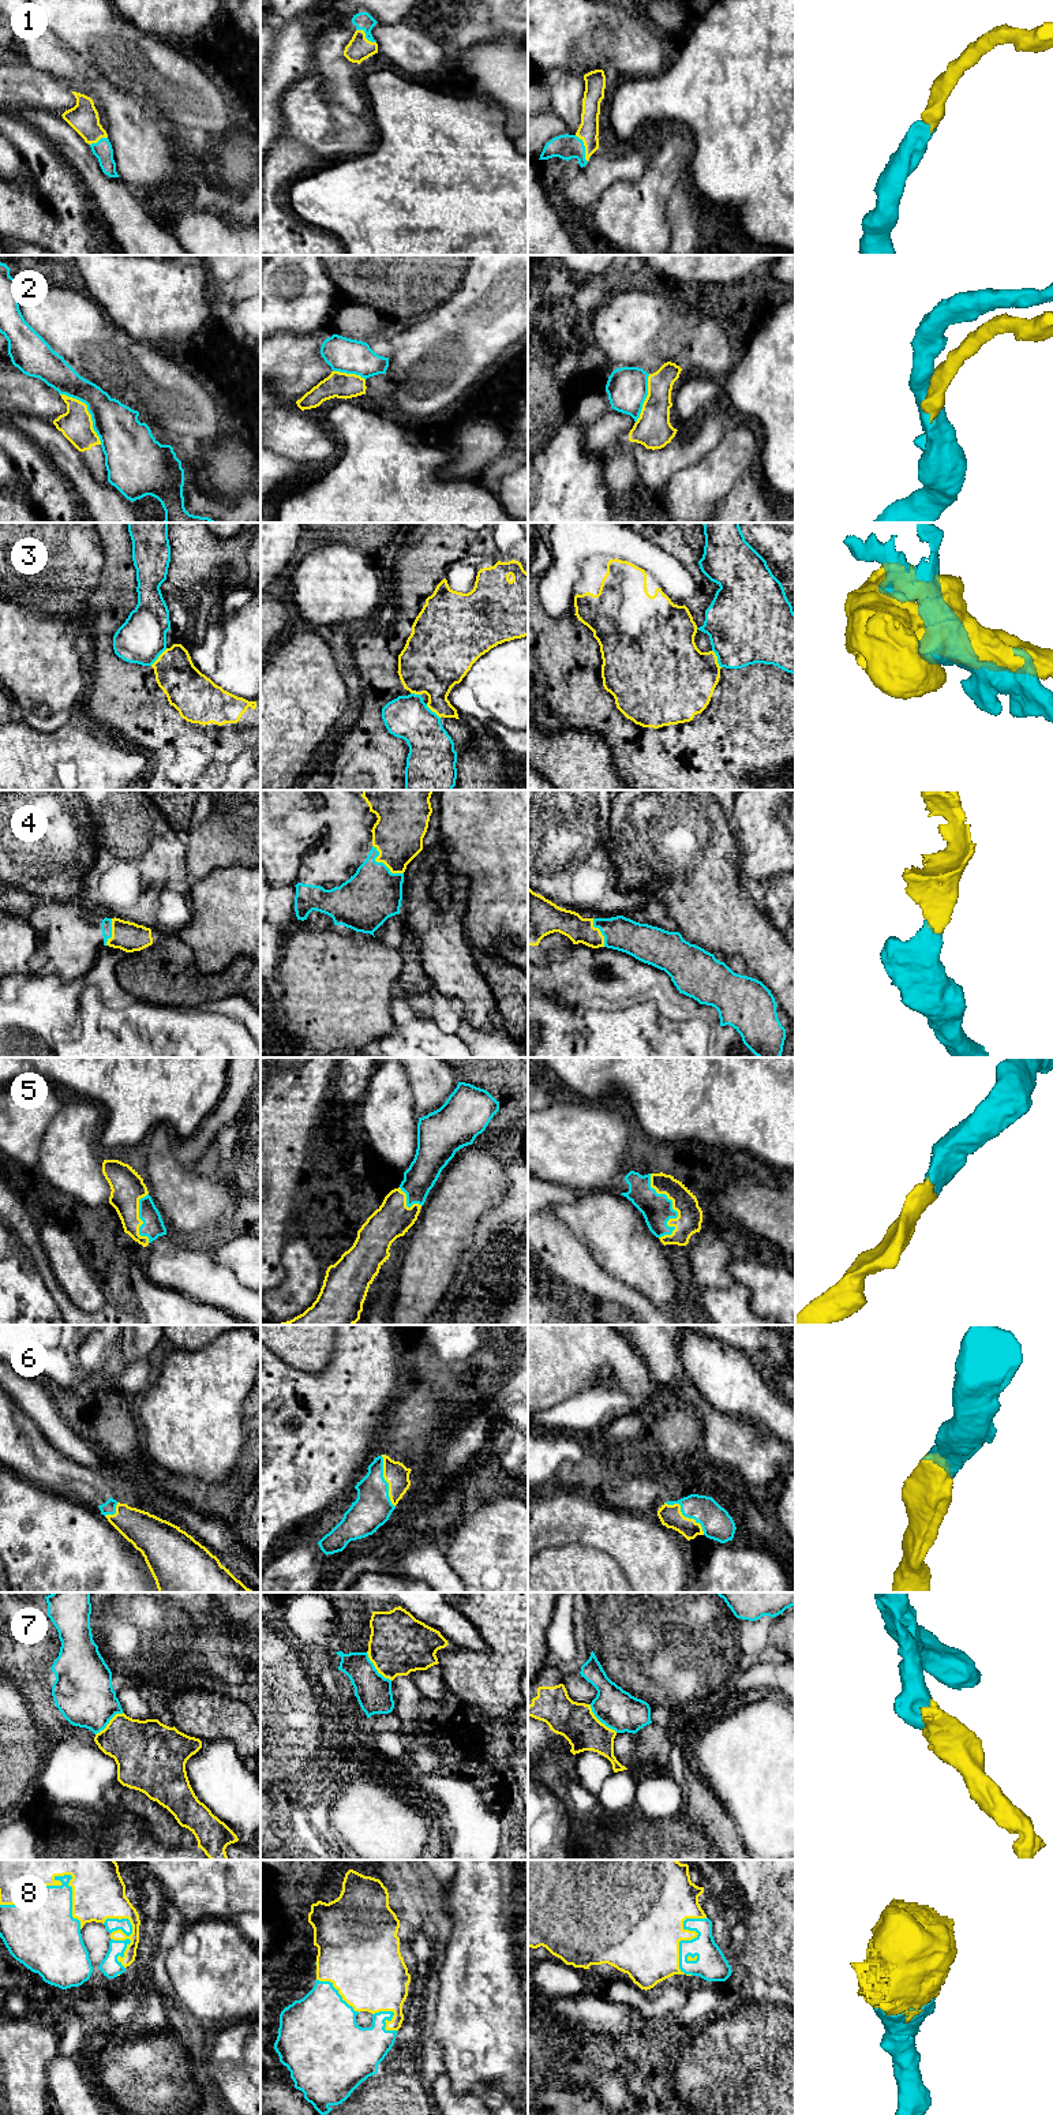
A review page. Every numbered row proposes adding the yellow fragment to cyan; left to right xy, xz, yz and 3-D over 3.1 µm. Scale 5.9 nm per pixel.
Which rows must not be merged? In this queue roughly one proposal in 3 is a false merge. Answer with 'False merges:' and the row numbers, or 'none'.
False merges: 2, 3, 7

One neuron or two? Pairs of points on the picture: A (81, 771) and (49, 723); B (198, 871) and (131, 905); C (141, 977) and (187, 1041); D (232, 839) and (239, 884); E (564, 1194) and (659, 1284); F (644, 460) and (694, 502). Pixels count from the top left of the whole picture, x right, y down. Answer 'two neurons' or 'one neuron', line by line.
A: two neurons
B: two neurons
C: two neurons
D: two neurons
E: two neurons
F: two neurons

